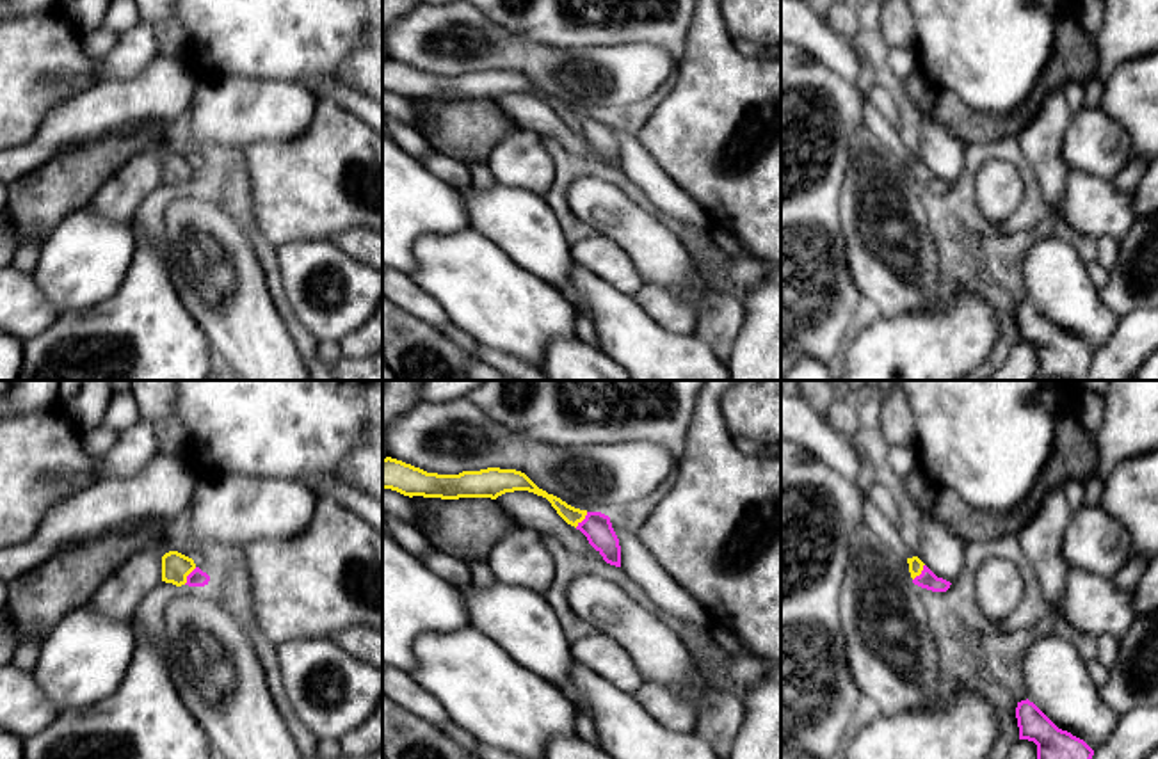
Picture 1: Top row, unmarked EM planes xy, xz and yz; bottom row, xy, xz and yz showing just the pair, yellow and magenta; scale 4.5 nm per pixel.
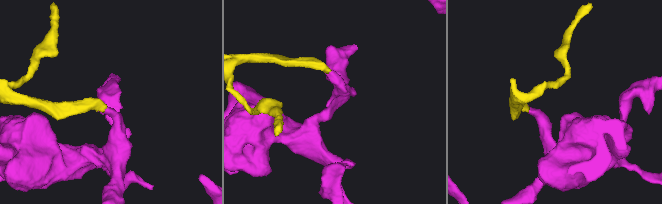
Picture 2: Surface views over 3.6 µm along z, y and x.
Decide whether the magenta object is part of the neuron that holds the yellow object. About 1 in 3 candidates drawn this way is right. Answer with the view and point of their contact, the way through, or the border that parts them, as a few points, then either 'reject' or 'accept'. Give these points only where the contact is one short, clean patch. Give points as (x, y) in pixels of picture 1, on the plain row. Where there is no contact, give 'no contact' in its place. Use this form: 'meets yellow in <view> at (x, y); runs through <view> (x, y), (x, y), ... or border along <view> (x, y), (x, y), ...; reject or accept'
meets yellow in xy at (187, 176); runs through xy (175, 167), (187, 176), (196, 180); accept

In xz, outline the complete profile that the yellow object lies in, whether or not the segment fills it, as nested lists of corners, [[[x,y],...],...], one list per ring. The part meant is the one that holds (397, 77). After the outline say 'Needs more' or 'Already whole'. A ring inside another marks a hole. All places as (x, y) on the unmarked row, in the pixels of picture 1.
[[[386,59],[382,60],[382,91],[391,91],[409,100],[423,98],[441,101],[496,101],[505,94],[528,92],[546,100],[567,126],[587,139],[589,146],[607,165],[621,169],[621,148],[608,117],[575,110],[560,100],[539,91],[525,75],[516,71],[487,69],[480,73],[462,73],[459,76],[438,76]]]. Needs more

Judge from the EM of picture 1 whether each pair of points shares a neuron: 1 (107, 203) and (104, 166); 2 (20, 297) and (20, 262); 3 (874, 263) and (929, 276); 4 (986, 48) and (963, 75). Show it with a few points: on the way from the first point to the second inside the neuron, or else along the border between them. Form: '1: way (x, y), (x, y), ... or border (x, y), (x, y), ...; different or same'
1: border (137, 153), (84, 207); different
2: border (18, 269), (31, 272); different
3: way (888, 263), (893, 263), (908, 276), (915, 276); same
4: way (982, 55), (970, 68); same

